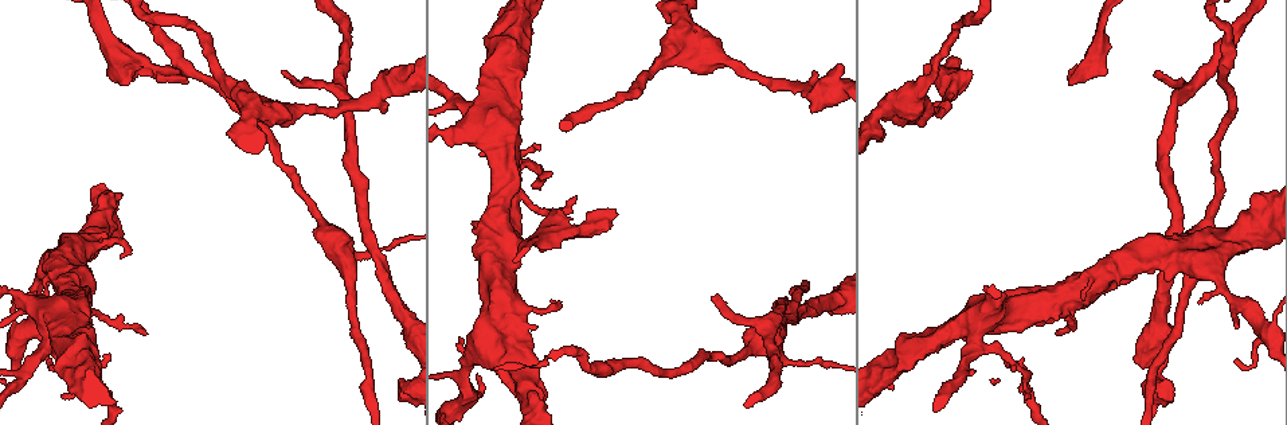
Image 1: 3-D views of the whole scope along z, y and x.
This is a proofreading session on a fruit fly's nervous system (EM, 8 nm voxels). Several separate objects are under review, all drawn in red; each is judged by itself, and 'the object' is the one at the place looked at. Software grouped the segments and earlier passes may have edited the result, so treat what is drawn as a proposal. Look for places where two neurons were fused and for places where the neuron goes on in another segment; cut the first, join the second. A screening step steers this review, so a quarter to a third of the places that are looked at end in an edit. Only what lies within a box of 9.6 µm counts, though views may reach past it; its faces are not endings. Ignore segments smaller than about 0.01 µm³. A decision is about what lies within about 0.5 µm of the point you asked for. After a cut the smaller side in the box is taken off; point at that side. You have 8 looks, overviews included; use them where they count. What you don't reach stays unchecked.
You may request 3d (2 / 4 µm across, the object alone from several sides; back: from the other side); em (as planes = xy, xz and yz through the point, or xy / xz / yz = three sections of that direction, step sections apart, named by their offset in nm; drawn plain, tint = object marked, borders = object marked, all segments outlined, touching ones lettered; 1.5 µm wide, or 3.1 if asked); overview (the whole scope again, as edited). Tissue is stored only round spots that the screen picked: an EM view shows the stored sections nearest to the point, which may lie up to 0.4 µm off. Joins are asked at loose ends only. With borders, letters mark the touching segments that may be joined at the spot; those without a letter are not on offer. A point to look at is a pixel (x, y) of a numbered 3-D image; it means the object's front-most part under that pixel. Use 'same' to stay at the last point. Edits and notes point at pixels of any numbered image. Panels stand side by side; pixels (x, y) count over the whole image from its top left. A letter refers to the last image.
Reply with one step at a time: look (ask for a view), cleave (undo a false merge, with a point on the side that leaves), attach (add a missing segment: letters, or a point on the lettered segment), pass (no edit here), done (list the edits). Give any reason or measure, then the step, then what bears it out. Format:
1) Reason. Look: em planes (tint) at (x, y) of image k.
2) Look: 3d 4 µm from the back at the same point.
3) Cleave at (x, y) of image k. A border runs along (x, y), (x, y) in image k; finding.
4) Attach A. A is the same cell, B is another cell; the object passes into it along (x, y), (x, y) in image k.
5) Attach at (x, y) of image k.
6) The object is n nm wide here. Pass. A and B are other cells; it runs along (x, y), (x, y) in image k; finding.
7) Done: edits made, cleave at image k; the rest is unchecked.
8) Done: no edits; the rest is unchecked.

Free end. Look: em planes (borders) at (815, 72) of image 1.

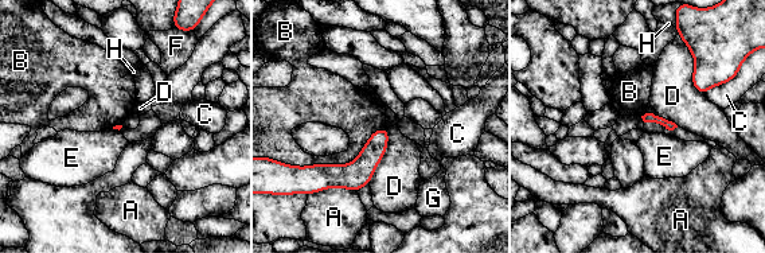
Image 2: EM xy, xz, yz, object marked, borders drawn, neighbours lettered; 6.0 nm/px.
Pass. A, B, C, D, E, F, G and H are other cells; a border runs along (385, 127), (350, 162), (297, 167) in image 2; no lettered segment goes on from it.

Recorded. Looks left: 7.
An open end. Look: em planes (tint) at (712, 297) of image 1.

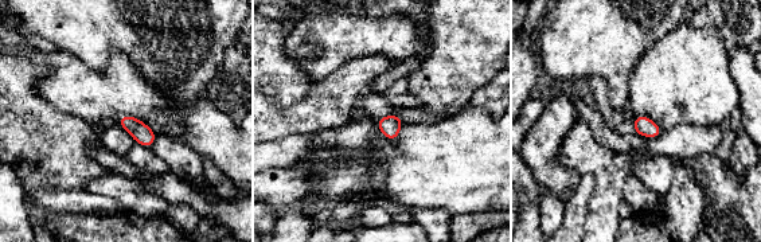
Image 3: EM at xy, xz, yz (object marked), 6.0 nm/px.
Look: em planes (borders) at the same point.

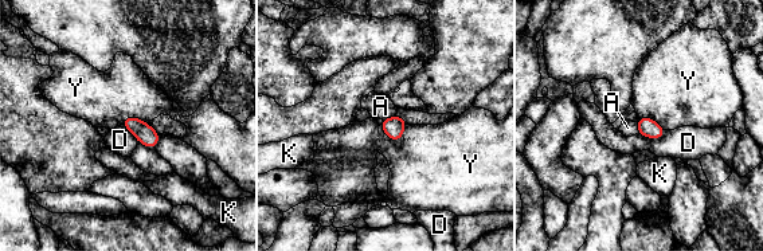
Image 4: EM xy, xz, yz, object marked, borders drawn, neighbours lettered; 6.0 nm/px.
The longest contact is with Y, 180 nm. Attach A. A is the same cell, D, K and Y are other cells; the neuron continues.

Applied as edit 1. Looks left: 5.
Small branch off a trunk. Look: em planes (borders) at (995, 347) of image 1.

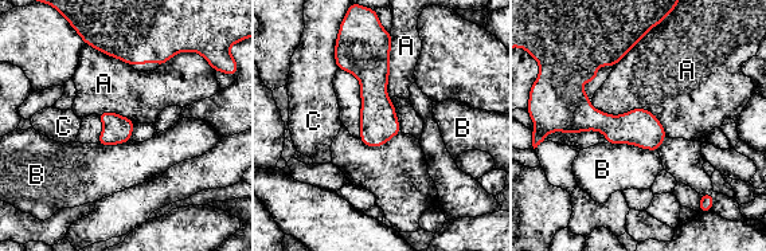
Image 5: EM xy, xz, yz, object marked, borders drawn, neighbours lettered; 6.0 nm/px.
Pass. A, B and C are other cells; a border runs along (593, 108), (644, 108), (667, 136) in image 5; continuous, no second neuron.

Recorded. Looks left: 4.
Done: edits made, attach at image 4; the rest is unchecked.

